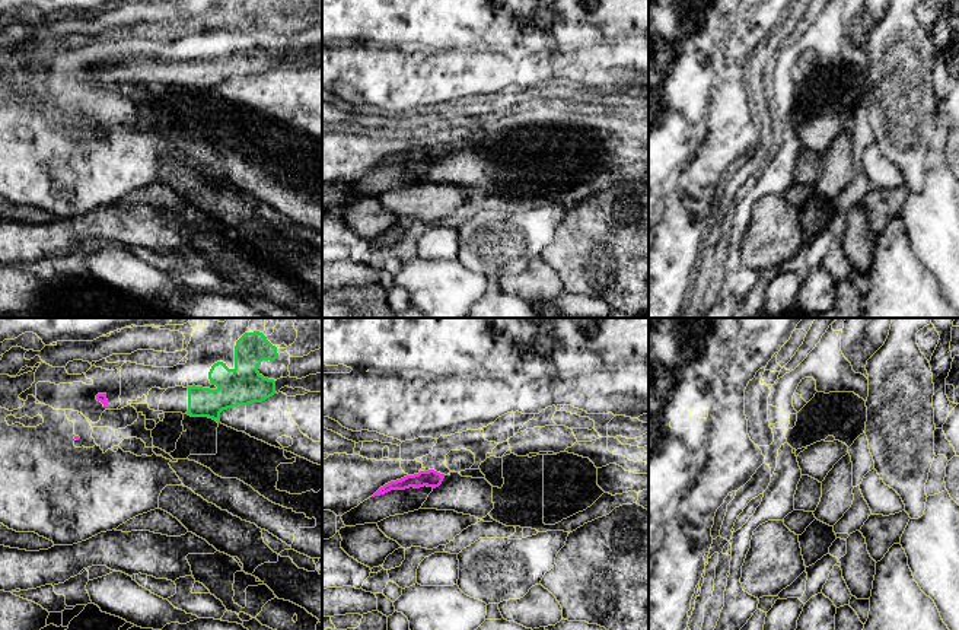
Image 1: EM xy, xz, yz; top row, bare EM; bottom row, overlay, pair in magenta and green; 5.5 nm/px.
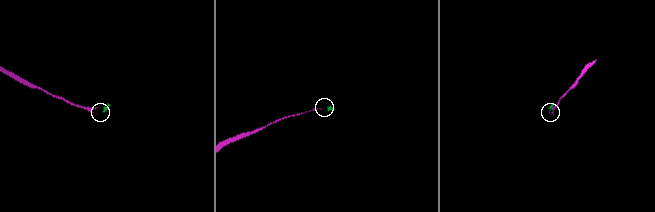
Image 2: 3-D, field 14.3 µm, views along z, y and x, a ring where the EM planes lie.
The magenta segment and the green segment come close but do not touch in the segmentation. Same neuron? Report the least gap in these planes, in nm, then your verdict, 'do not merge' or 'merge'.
440 nm | merge

